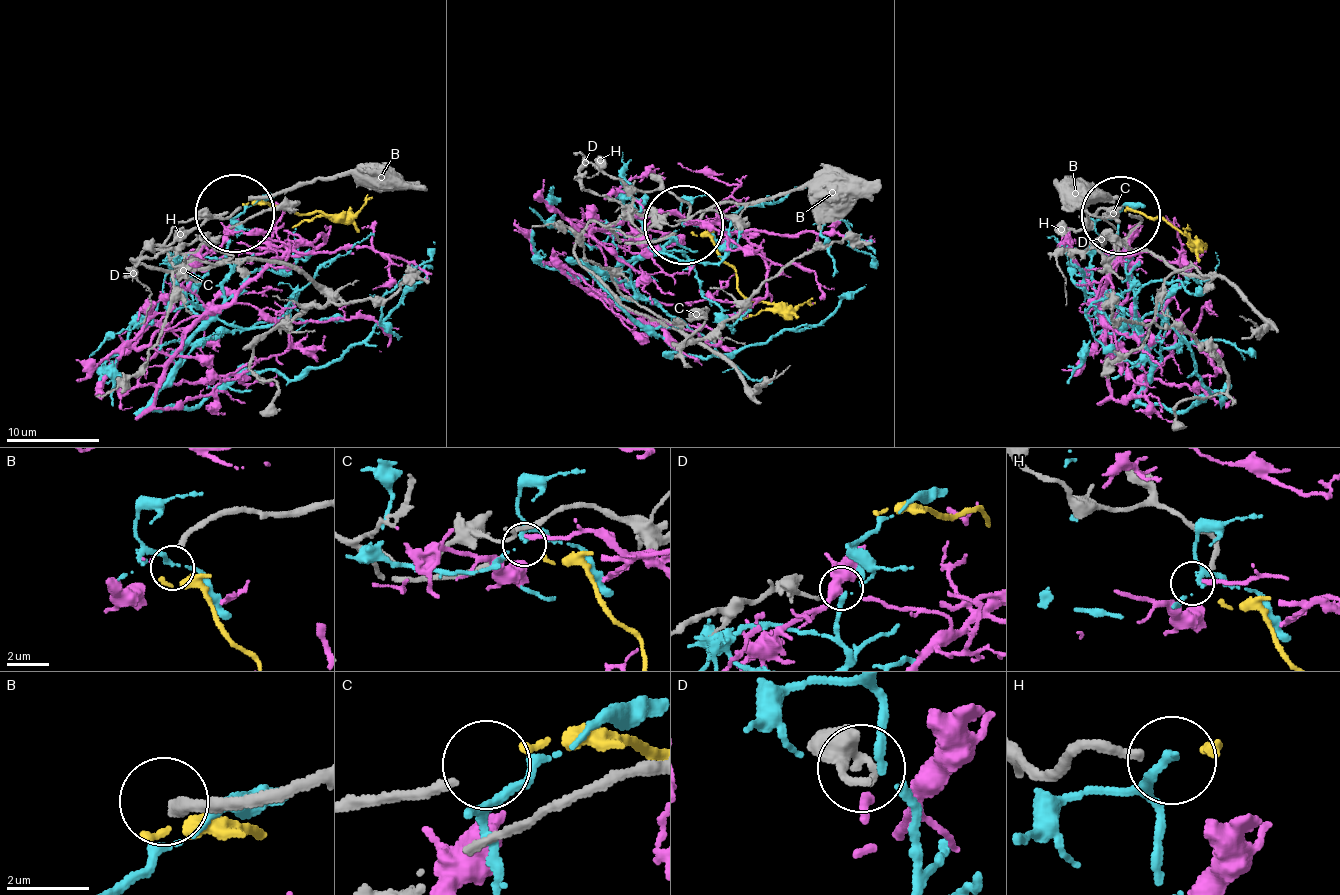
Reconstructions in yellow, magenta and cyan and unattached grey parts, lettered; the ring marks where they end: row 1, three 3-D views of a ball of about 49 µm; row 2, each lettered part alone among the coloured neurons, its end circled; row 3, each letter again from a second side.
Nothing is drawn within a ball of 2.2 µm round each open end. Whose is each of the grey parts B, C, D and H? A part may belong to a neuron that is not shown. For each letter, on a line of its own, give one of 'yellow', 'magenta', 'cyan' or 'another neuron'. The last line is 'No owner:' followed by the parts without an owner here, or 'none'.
B: another neuron
C: yellow
D: magenta
H: another neuron
No owner: B, H

